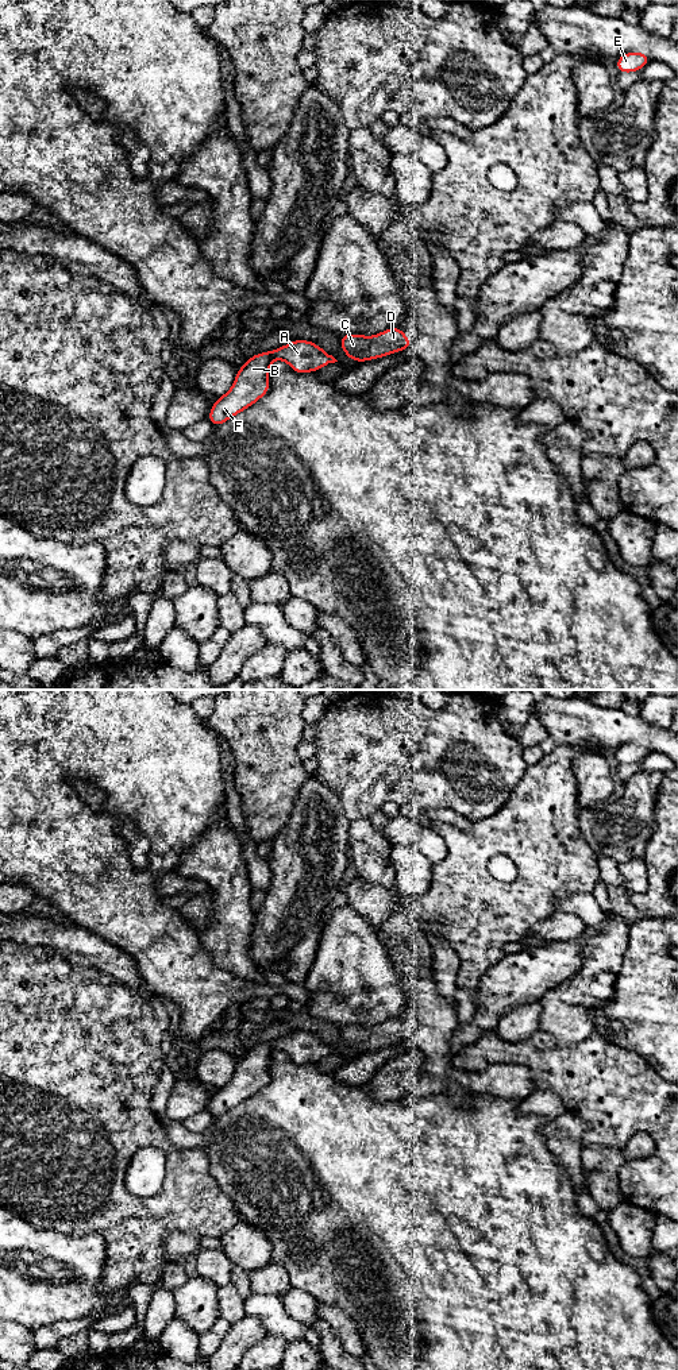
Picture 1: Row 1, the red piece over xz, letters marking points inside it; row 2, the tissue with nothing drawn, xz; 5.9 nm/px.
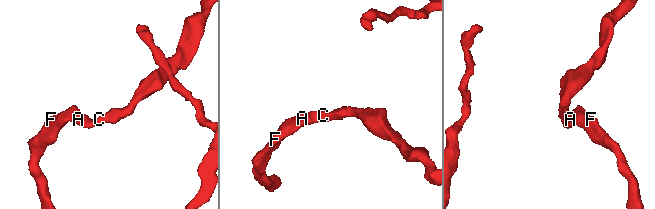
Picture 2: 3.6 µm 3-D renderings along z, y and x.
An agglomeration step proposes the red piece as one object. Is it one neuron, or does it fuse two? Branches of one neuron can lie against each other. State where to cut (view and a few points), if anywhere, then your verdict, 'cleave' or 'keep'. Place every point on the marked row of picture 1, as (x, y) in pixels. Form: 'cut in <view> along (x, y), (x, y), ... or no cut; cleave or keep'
no cut; keep

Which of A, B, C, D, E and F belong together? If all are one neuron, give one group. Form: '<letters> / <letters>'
A B C D E F

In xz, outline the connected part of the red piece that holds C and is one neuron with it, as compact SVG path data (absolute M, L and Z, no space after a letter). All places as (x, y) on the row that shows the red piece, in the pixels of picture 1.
M401 327L385 329L370 337L361 333L339 335L339 340L346 356L359 363L412 347L412 340L405 336Z

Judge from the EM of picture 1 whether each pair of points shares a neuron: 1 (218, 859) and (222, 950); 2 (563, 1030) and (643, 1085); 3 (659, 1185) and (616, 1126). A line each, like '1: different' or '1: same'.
1: same
2: different
3: same

